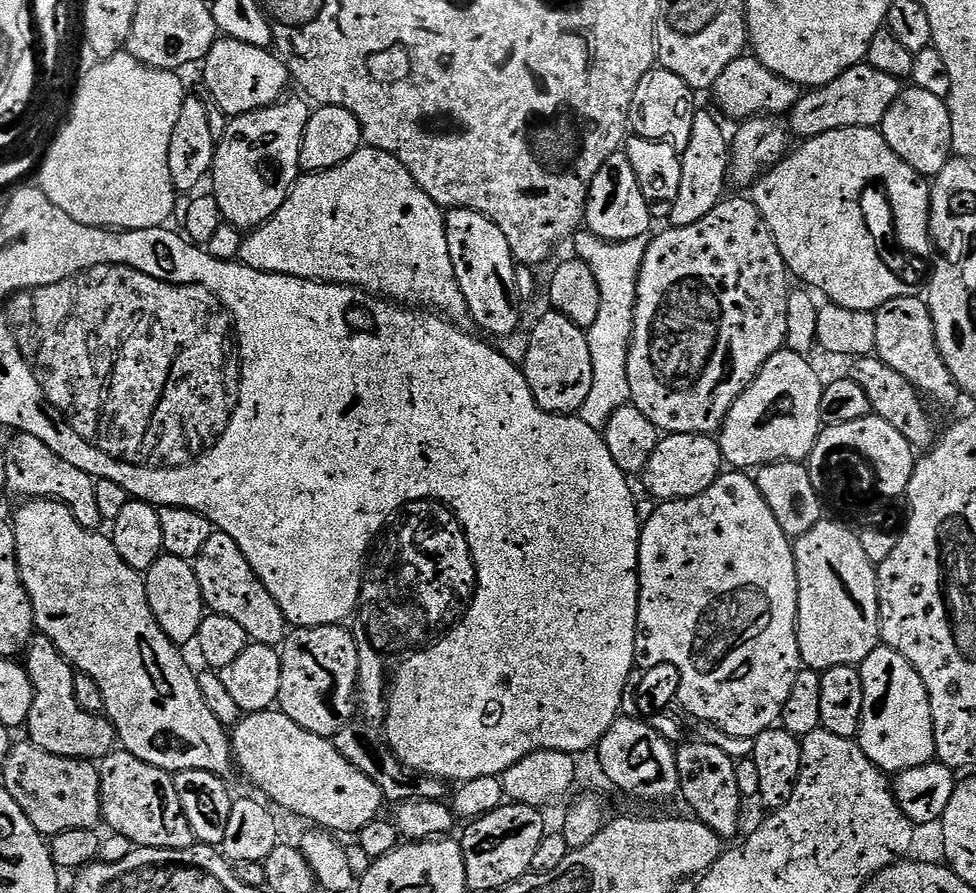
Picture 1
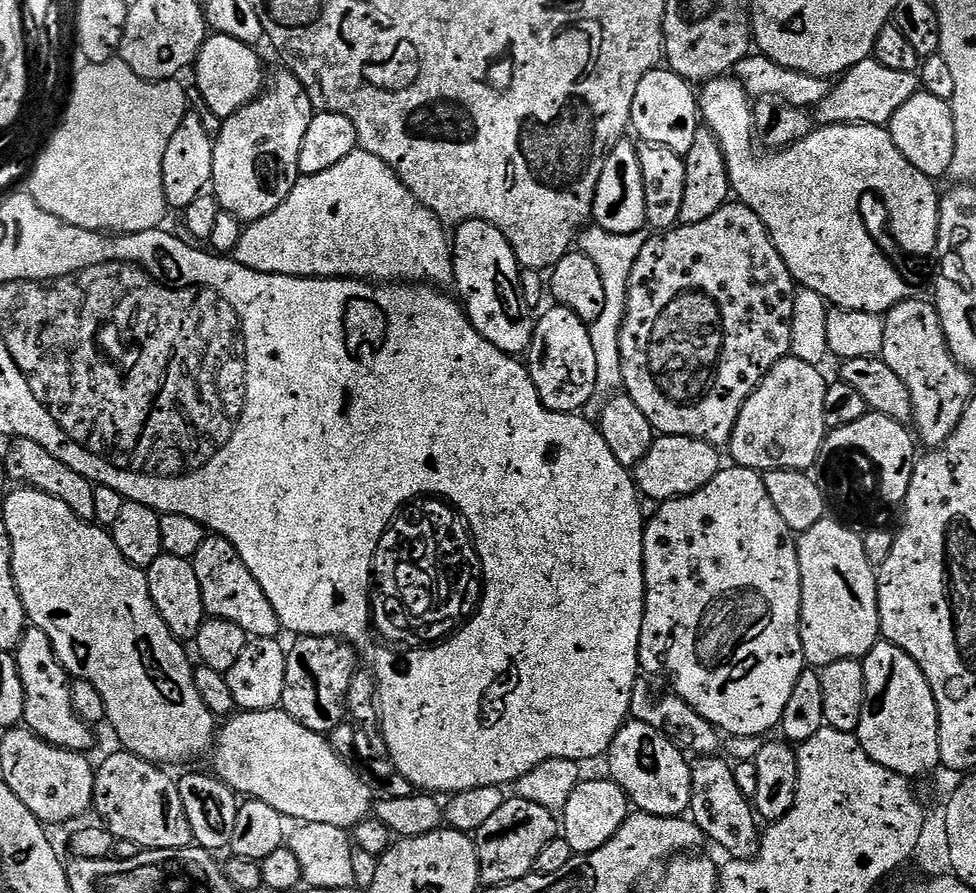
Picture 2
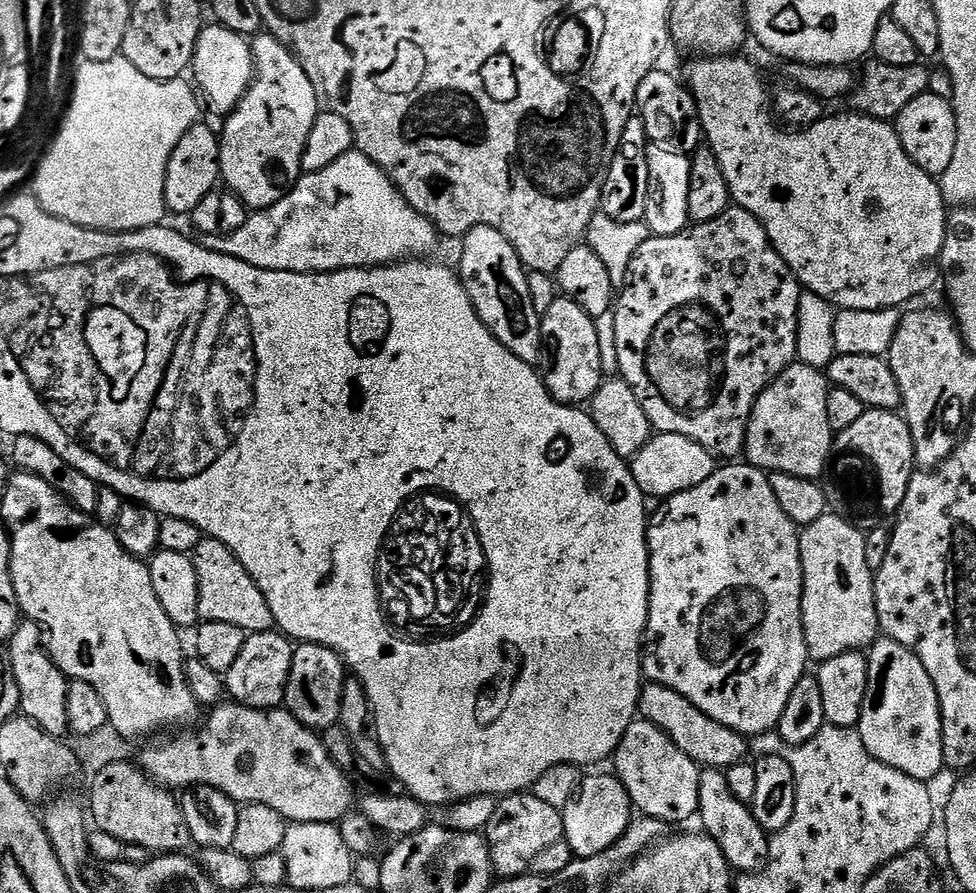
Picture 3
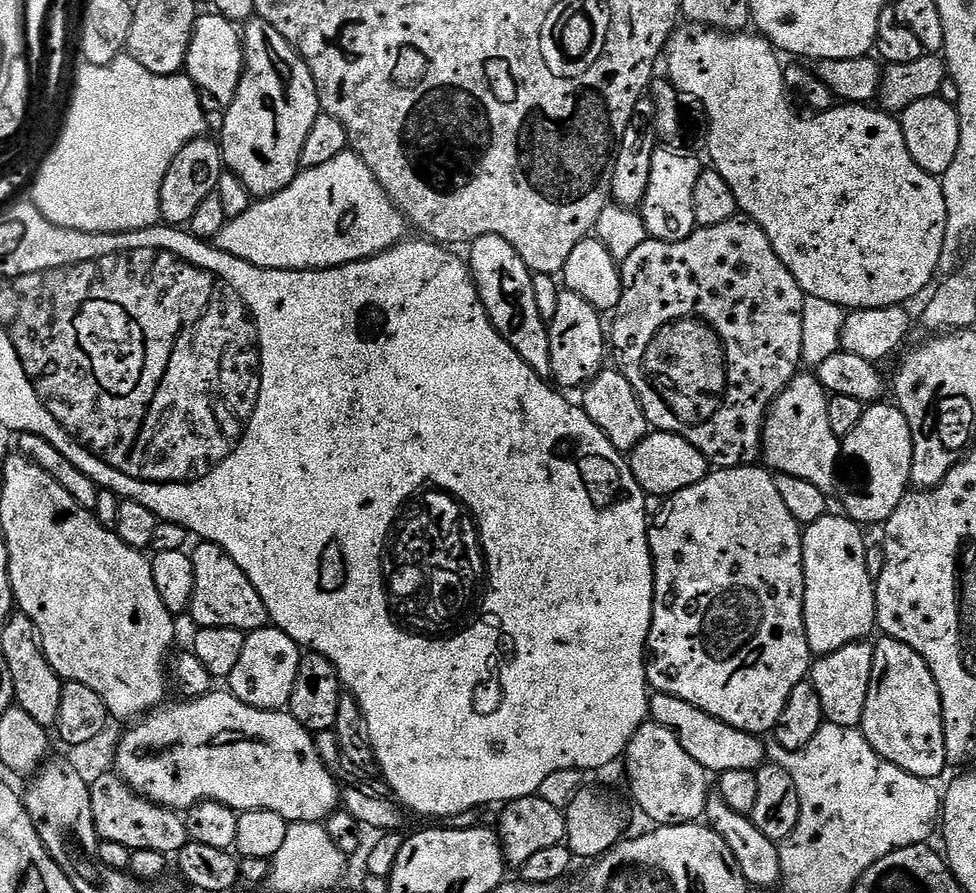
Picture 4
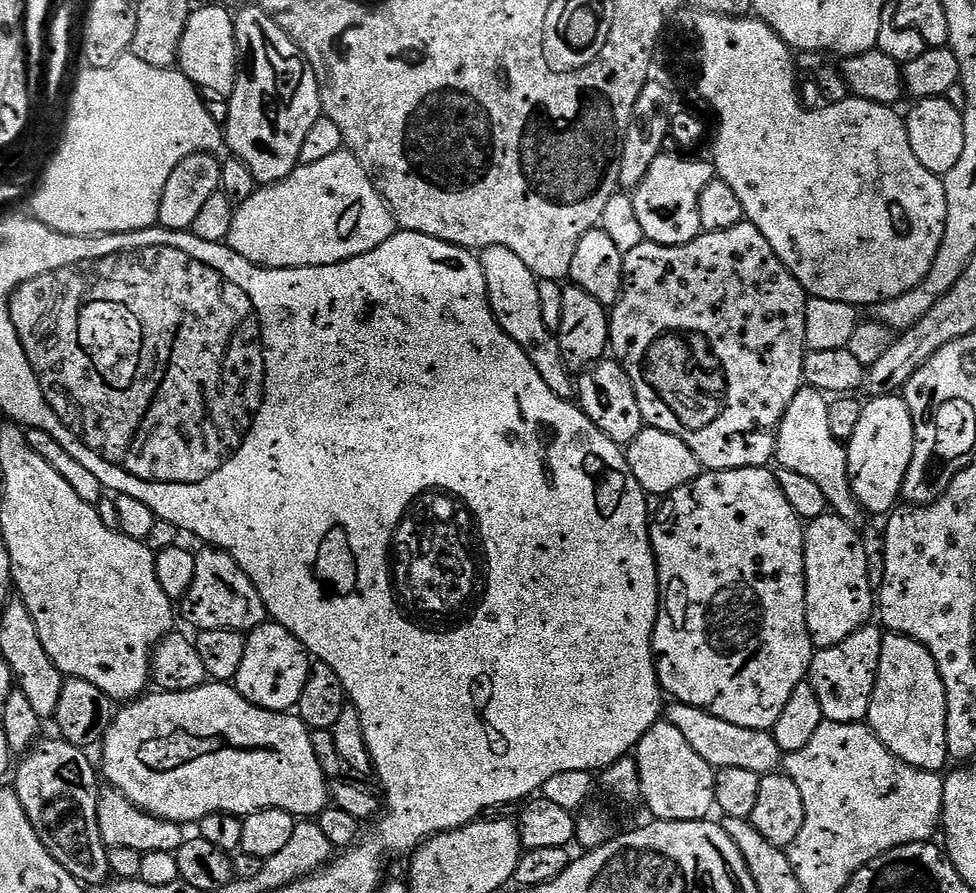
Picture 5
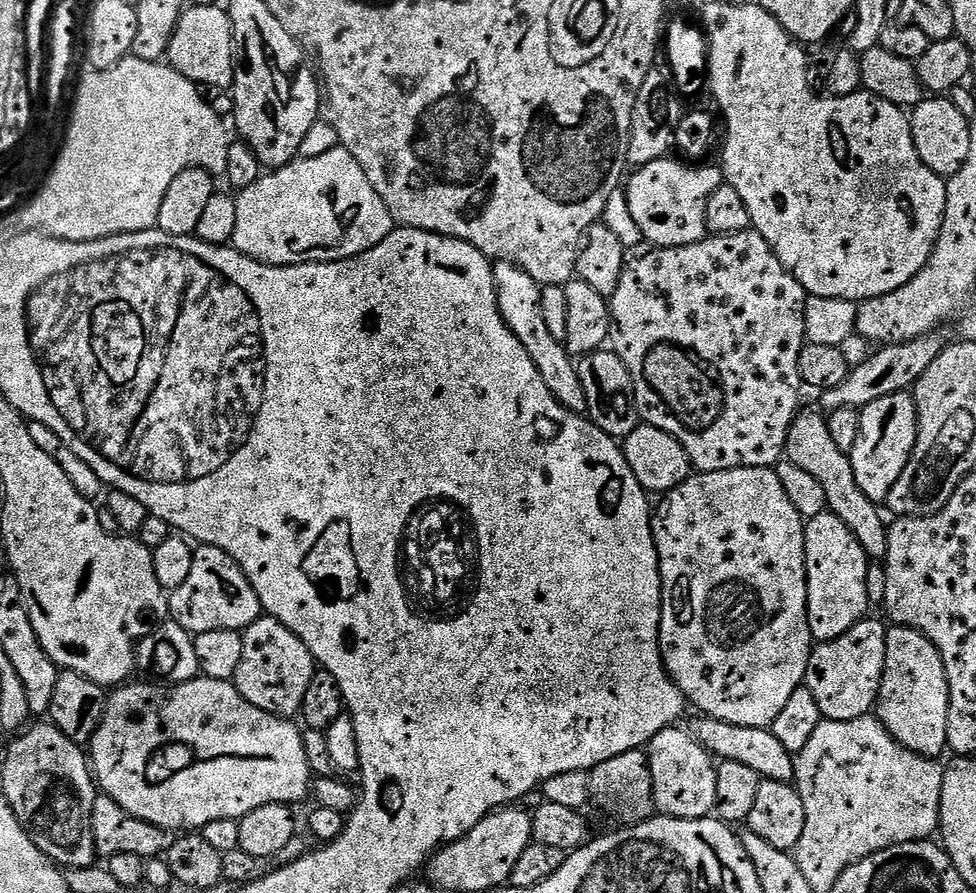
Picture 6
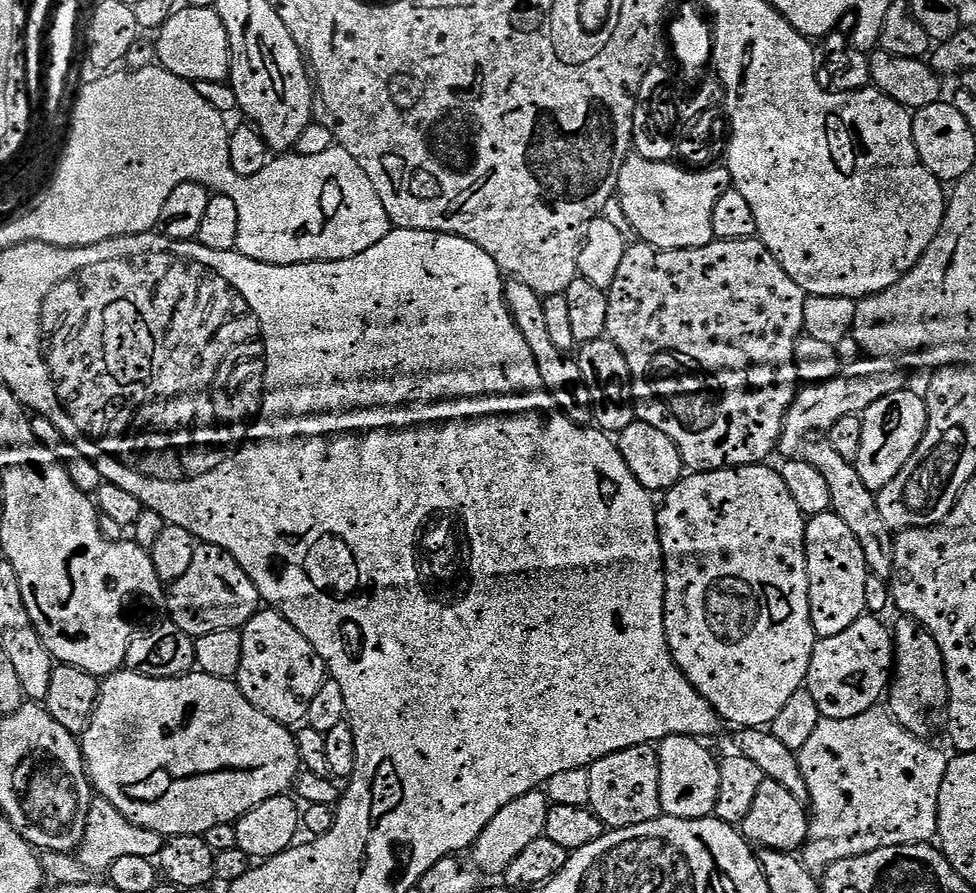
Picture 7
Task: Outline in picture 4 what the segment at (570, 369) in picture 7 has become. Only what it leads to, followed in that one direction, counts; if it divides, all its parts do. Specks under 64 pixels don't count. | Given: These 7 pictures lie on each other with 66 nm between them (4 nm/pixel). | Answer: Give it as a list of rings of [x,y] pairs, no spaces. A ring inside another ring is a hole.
[[[486,234],[473,240],[470,251],[472,253],[467,253],[466,259],[490,322],[498,330],[498,334],[502,334],[505,342],[536,373],[545,378],[551,377],[548,325],[538,314],[538,302],[534,302],[534,274],[528,269],[526,262],[522,262],[518,250],[514,250],[514,246],[510,246],[510,242],[506,242],[506,238],[501,236]]]

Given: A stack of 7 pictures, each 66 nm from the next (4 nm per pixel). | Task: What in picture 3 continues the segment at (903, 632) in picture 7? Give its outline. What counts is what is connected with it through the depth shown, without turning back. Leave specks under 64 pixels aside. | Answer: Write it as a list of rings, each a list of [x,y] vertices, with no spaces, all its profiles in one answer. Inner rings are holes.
[[[885,636],[877,637],[875,643],[869,647],[867,658],[866,699],[863,703],[862,718],[856,727],[863,745],[872,757],[878,758],[884,765],[890,765],[892,769],[901,770],[902,773],[924,783],[932,782],[946,765],[942,746],[944,731],[941,726],[940,703],[930,674],[916,654]]]

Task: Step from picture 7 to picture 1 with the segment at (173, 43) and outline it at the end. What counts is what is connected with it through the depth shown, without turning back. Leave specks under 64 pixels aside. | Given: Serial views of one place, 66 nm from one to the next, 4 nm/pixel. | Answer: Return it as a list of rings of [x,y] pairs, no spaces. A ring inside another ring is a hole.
[[[227,38],[217,39],[216,45],[210,50],[210,54],[202,61],[204,68],[204,84],[208,87],[208,92],[212,95],[211,103],[221,109],[228,118],[241,116],[247,112],[253,112],[256,108],[265,108],[275,104],[277,100],[285,95],[284,92],[290,88],[290,77],[288,68],[280,61],[275,51],[268,48],[258,48],[250,46],[237,40]]]

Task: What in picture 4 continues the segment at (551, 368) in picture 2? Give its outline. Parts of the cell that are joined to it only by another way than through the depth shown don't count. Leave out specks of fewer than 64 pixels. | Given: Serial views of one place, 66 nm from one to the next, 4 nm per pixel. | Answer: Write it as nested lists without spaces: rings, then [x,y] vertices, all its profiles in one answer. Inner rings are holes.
[[[567,290],[561,291],[558,310],[554,310],[554,318],[547,321],[552,362],[551,377],[561,389],[583,389],[605,367],[606,324],[600,320],[603,320],[601,313],[597,312],[594,306],[590,306],[586,298],[578,298],[578,294]]]

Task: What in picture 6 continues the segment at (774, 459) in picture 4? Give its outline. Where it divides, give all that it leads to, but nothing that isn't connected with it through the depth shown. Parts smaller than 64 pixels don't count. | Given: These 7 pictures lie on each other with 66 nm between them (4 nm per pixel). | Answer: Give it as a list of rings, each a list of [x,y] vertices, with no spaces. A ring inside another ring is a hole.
[[[801,411],[792,428],[788,431],[788,443],[786,445],[787,463],[794,466],[802,466],[811,476],[822,482],[822,490],[826,490],[828,507],[858,538],[862,550],[867,554],[869,561],[880,562],[888,555],[888,530],[889,525],[884,524],[880,517],[881,509],[858,486],[858,478],[854,478],[854,470],[849,453],[838,450],[834,438],[830,438],[828,421],[823,415],[816,412]]]

